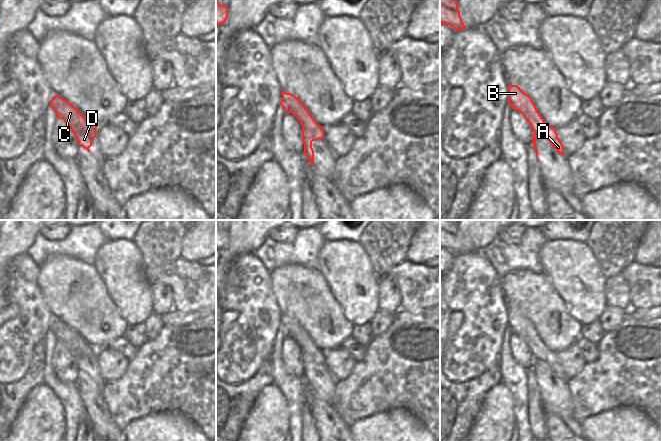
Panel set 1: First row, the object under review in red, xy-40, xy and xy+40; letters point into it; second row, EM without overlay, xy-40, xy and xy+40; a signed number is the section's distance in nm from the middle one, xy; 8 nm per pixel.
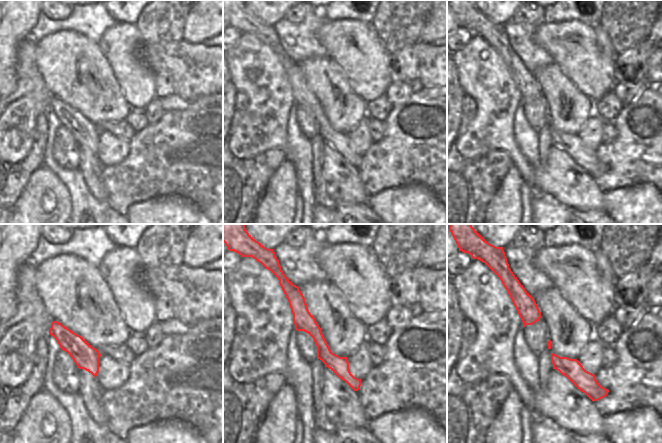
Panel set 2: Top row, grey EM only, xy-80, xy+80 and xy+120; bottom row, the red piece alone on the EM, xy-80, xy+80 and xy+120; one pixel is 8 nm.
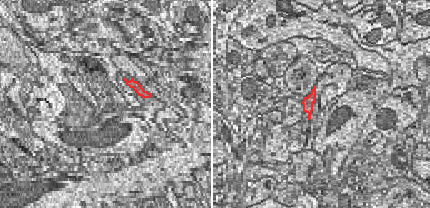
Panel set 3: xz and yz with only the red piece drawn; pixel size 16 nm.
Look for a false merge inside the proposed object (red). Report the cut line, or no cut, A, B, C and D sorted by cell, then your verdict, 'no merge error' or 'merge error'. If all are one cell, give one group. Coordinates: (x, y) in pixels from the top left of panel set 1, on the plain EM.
cut xy (302, 350), (312, 354), (320, 362); groups A B / C D; merge error

